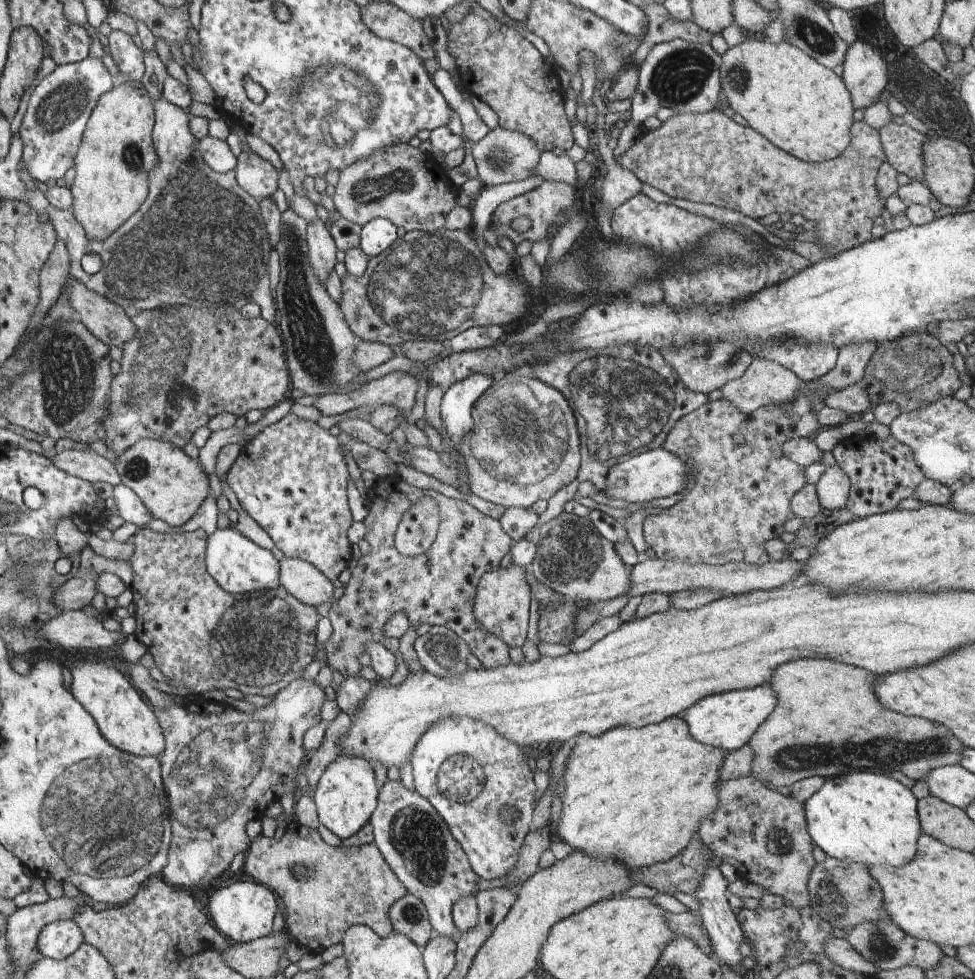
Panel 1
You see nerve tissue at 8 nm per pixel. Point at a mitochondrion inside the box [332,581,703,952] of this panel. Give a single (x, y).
(414, 834)

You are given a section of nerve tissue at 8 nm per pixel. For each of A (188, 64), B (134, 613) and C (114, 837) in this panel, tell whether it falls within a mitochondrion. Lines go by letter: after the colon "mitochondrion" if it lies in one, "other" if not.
A: other
B: other
C: mitochondrion

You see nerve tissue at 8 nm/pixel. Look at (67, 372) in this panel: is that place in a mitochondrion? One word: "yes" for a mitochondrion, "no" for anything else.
yes

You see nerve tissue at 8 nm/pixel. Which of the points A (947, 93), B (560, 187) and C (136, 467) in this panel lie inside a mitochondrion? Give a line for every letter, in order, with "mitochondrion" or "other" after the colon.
A: other
B: other
C: mitochondrion

